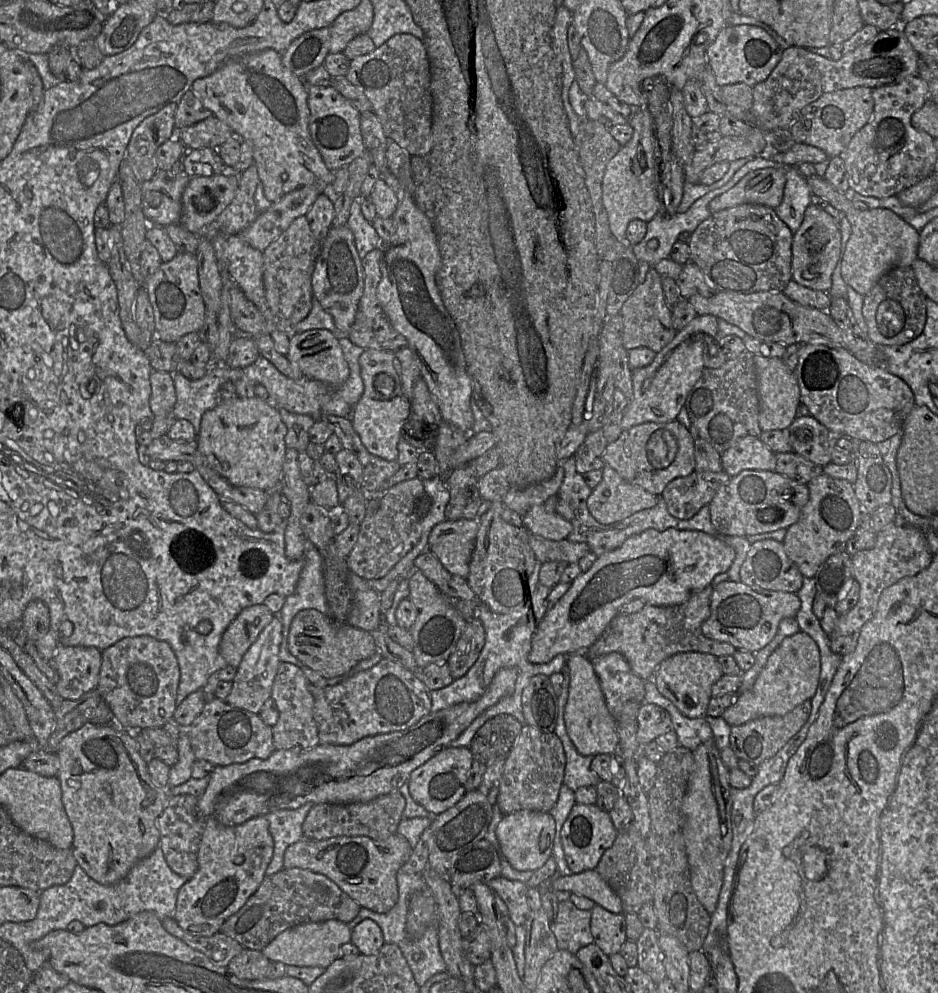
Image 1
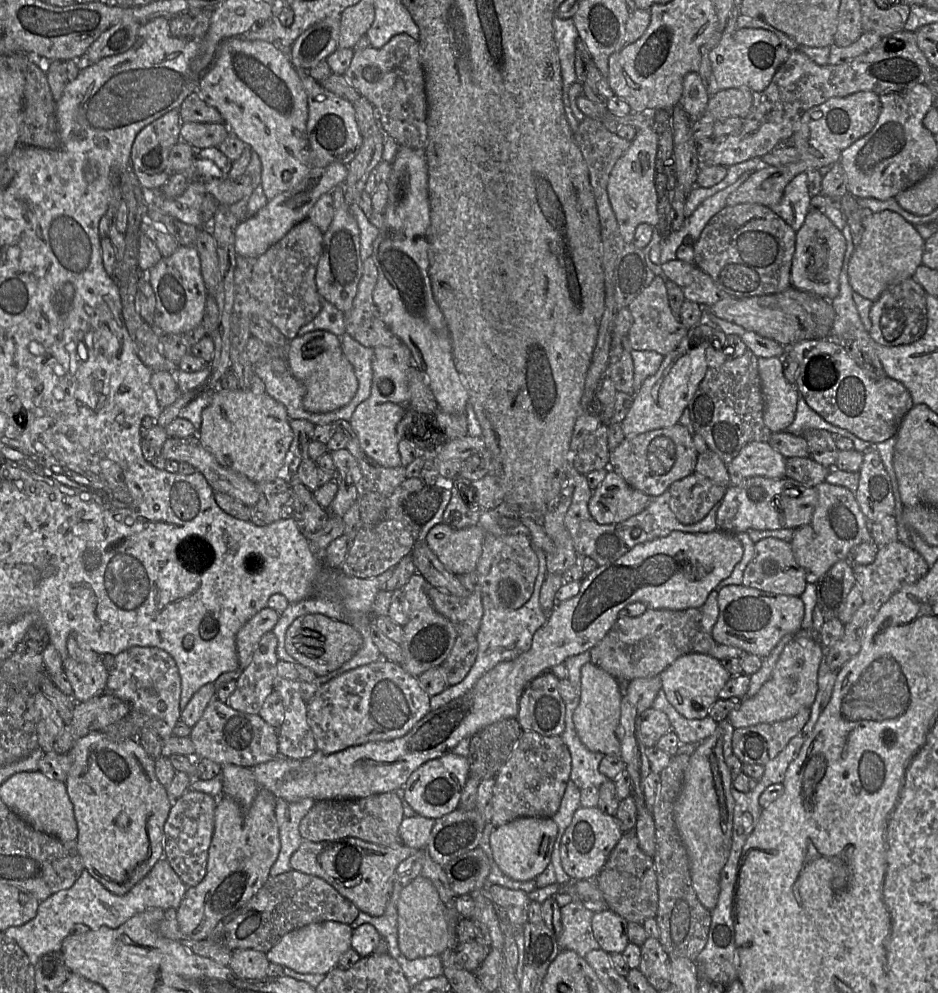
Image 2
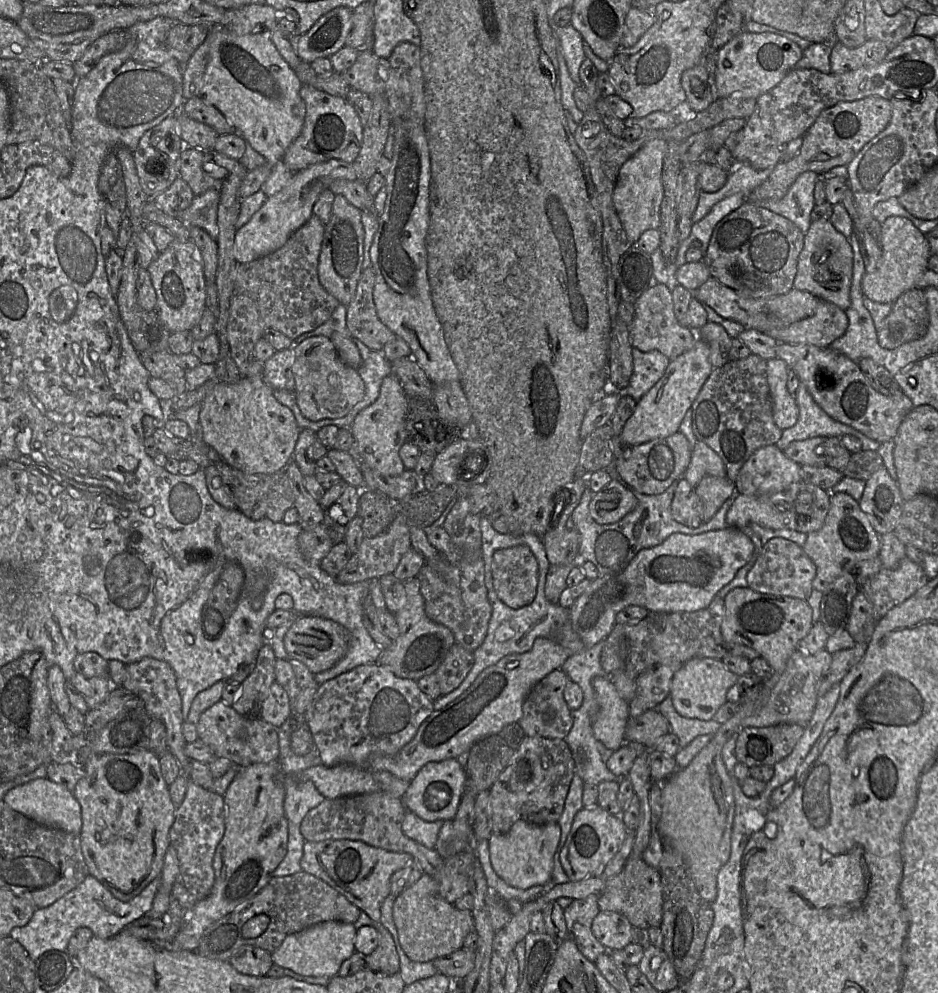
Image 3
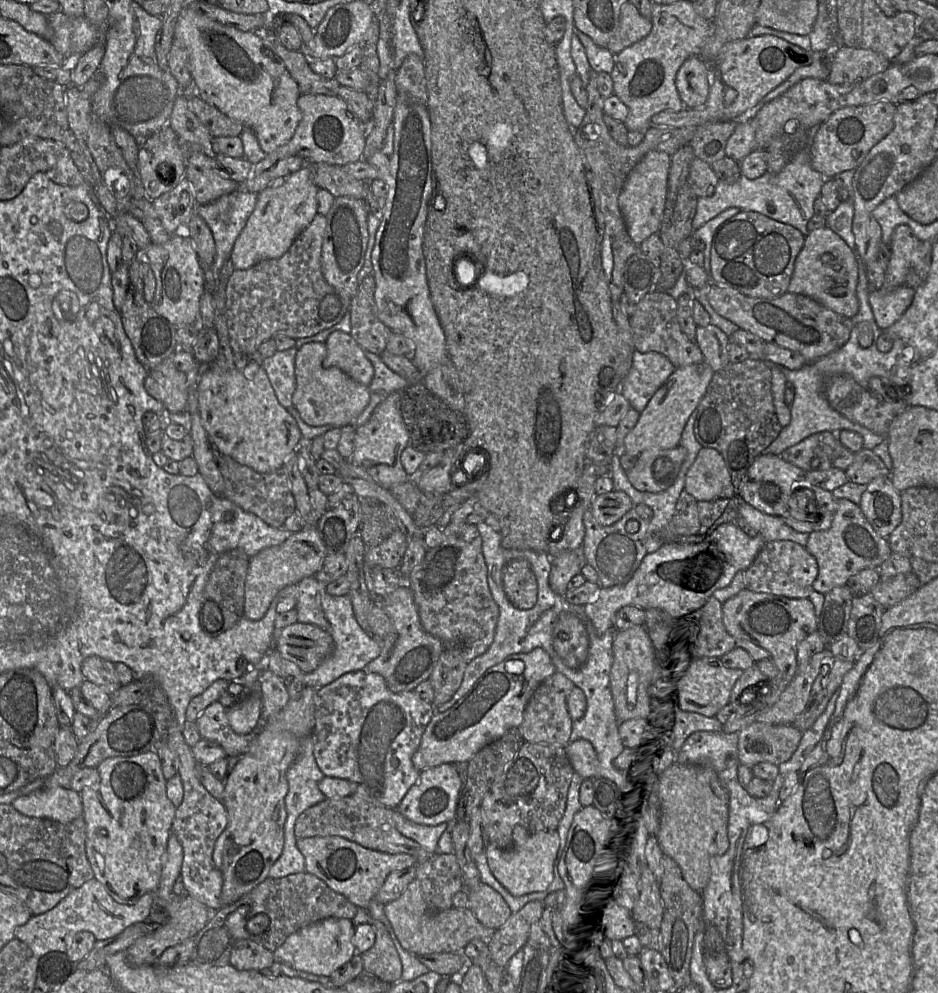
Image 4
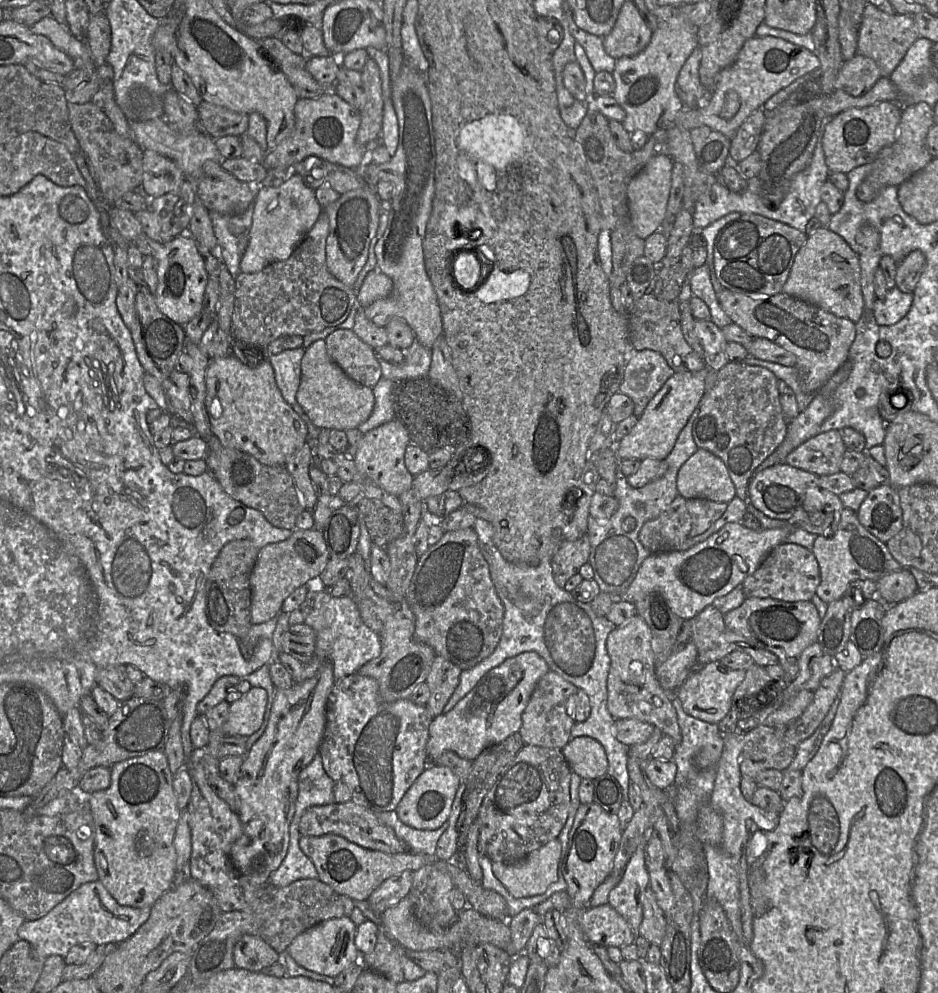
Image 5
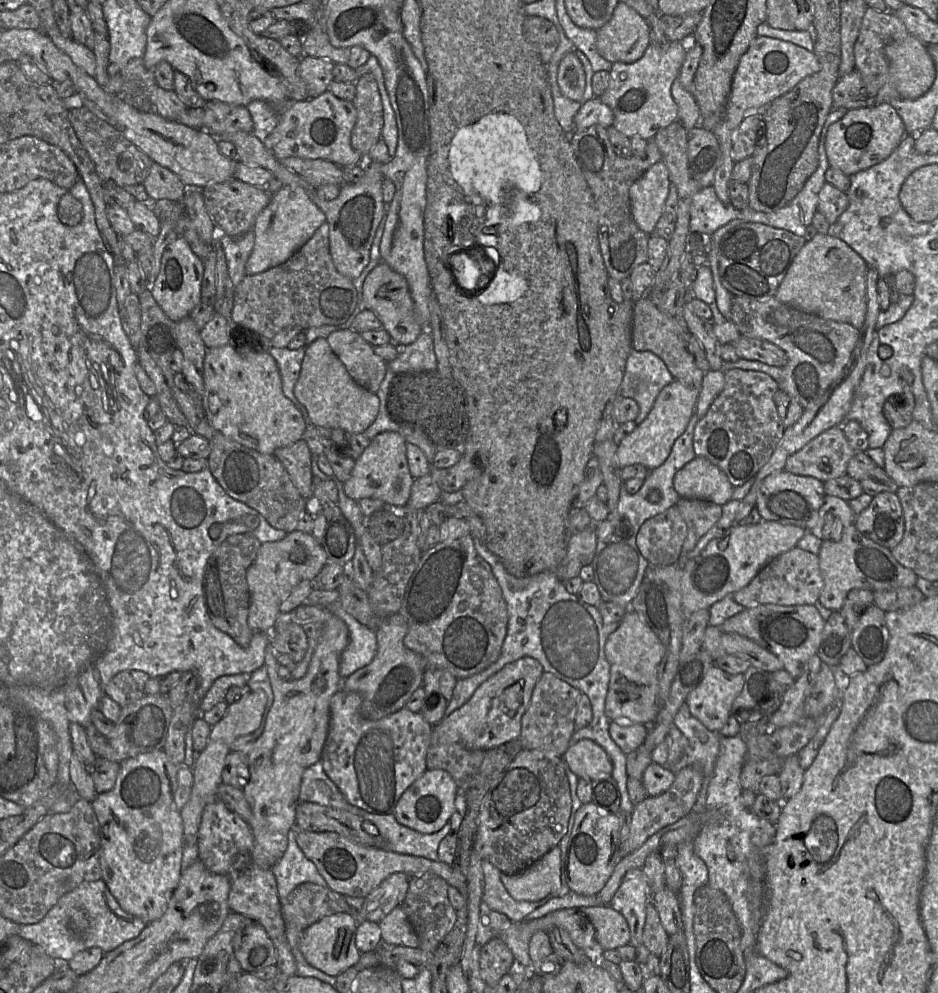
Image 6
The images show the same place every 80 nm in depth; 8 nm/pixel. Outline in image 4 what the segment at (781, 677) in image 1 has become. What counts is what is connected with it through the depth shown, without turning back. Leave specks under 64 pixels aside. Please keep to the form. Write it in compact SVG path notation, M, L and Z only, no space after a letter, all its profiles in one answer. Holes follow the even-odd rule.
M826 648L814 655L805 670L798 671L779 700L757 716L756 722L770 725L790 725L806 708L812 686L822 669L836 659Z

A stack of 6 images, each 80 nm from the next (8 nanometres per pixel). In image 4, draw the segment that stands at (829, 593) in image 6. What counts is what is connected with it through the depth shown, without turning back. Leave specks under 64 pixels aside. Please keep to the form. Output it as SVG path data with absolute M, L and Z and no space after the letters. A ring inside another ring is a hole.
M847 499L838 500L838 508L828 530L809 534L806 549L817 560L819 573L813 589L826 594L835 587L847 585L850 577L867 568L879 568L892 553L886 538L876 533L860 506Z

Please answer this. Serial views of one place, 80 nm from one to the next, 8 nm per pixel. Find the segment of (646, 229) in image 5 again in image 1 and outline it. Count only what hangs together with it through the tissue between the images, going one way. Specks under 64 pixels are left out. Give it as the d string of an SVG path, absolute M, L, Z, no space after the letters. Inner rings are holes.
M646 106L632 108L629 124L633 128L633 136L609 161L602 180L602 202L609 228L614 239L619 242L626 242L626 229L632 220L649 222L659 212L653 118Z

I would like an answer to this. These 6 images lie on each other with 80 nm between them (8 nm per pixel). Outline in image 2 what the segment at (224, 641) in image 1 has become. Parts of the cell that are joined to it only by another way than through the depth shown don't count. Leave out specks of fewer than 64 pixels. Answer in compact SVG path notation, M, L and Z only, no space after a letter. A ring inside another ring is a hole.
M263 608L256 613L236 635L236 651L240 669L245 669L252 658L261 637L273 630L280 618L280 614L271 609Z

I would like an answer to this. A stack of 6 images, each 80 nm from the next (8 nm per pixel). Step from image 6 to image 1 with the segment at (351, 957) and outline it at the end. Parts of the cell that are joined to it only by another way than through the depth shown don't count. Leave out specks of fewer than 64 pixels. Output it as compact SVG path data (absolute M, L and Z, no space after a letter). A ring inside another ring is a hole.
M332 919L323 922L302 923L284 930L266 947L262 954L271 962L291 966L318 966L327 968L338 958L340 947L351 941L351 929L342 921Z

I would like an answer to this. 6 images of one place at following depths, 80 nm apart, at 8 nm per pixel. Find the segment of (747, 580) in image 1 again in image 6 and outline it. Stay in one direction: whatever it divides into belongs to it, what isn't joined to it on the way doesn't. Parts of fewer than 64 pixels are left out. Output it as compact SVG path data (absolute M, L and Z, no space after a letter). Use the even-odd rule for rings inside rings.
M796 546L771 560L748 585L733 593L733 598L744 608L763 604L814 605L823 587L824 579L818 556Z

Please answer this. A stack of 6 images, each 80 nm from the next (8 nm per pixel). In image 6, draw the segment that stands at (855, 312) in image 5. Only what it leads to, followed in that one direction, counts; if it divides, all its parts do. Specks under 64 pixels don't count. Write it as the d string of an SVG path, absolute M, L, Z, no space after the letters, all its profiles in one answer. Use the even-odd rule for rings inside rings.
M817 233L795 256L775 297L802 312L849 323L859 330L867 313L868 268L865 260L843 240Z

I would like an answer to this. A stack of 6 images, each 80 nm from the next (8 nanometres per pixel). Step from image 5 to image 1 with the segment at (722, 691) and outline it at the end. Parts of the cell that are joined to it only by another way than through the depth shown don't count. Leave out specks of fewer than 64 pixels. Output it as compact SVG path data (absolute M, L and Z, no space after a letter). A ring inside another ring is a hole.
M683 652L665 659L656 669L654 682L660 693L688 718L706 716L712 698L712 686L724 675L716 656L709 653Z

